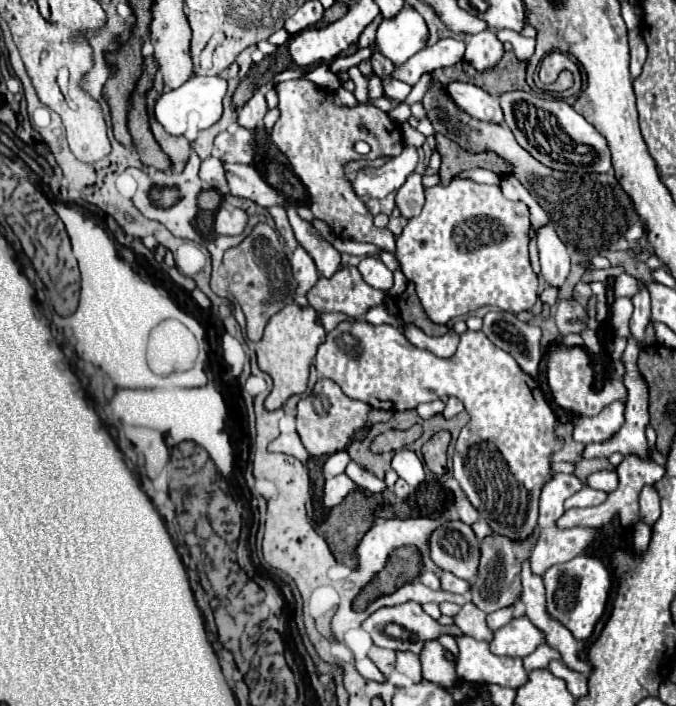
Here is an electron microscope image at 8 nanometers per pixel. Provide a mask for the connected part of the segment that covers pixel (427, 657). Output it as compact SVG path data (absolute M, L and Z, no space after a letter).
M437 641L425 643L421 651L421 665L423 665L423 677L431 683L437 683L441 687L453 687L459 683L455 665L445 657L445 649Z

